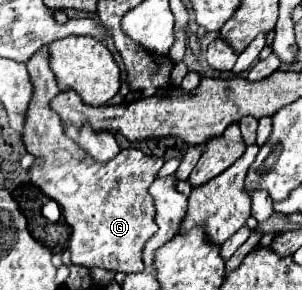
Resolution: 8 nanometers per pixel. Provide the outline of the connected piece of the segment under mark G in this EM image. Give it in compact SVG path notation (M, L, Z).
M46 47L38 49L30 57L26 67L28 67L32 87L34 87L34 93L32 93L32 99L28 105L28 113L24 117L24 131L22 131L22 141L24 141L26 151L36 157L36 161L28 169L30 183L34 187L38 187L46 197L54 199L60 205L62 217L72 227L72 235L70 235L72 261L76 265L84 265L88 269L100 267L106 271L124 271L124 273L144 271L146 267L142 263L140 253L142 253L144 241L148 241L148 237L152 237L156 233L156 221L154 221L156 209L154 209L154 201L148 193L148 187L156 179L158 169L164 165L164 159L146 155L140 149L120 149L118 157L110 159L108 163L94 161L82 147L78 147L72 139L68 139L64 135L60 115L50 109L50 101L60 93L60 89L56 85L56 77L52 77L50 65L48 65L48 49Z

